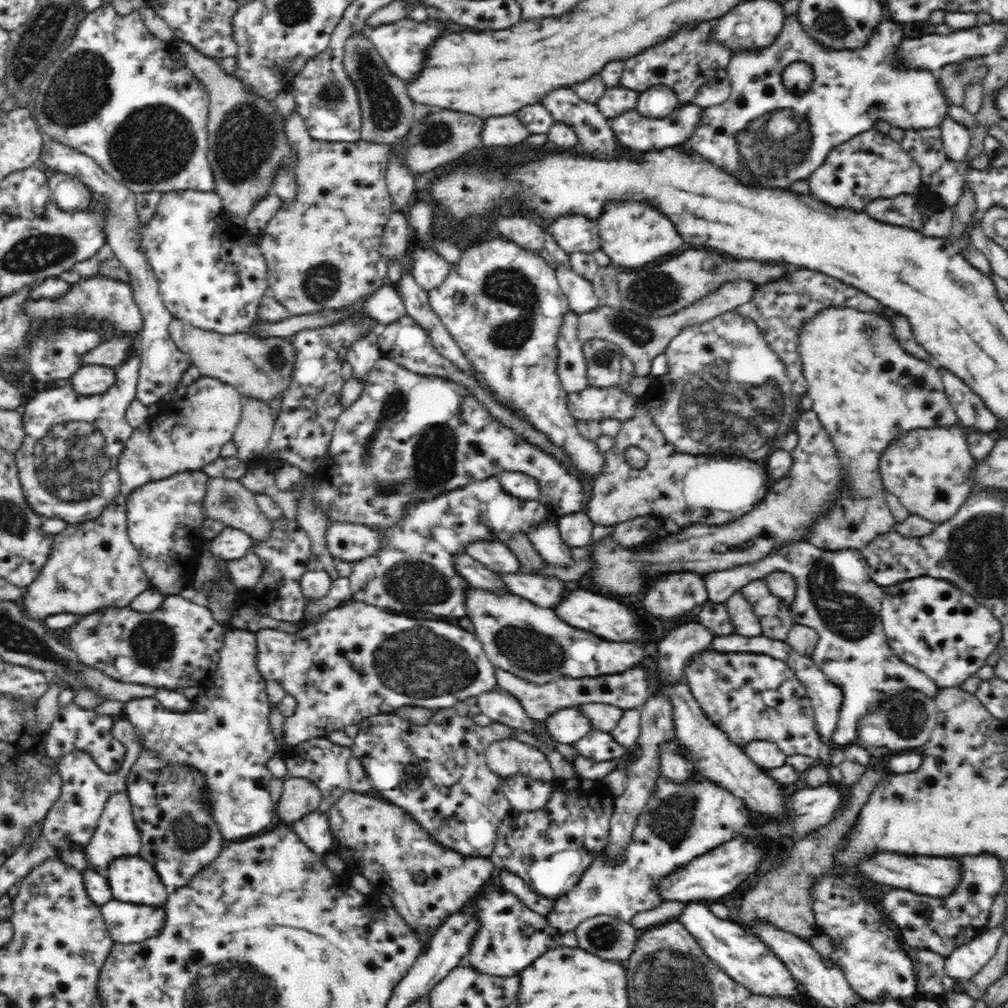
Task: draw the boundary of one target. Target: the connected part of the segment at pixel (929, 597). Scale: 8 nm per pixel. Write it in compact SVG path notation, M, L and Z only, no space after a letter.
M918 577L893 584L886 588L881 604L881 623L889 645L906 664L914 665L920 672L934 680L940 688L958 687L979 668L986 665L986 658L1002 637L1002 626L988 607L978 603L974 596L958 589L950 581L932 577Z

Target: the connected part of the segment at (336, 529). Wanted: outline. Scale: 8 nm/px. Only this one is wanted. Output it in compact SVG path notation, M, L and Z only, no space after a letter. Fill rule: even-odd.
M346 522L330 523L325 539L335 560L354 562L375 556L383 538L368 526Z

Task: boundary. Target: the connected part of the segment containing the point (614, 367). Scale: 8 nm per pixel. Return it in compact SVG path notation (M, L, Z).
M590 339L583 342L588 386L599 389L618 384L622 353L617 344L606 339Z

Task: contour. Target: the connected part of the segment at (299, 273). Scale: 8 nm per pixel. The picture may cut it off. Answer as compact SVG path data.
M296 112L285 122L284 135L294 149L297 188L294 200L282 200L282 206L259 233L271 295L293 317L345 308L358 299L376 294L384 285L376 271L376 262L381 257L379 246L385 224L394 212L385 181L391 148L362 138L353 143L314 140Z

